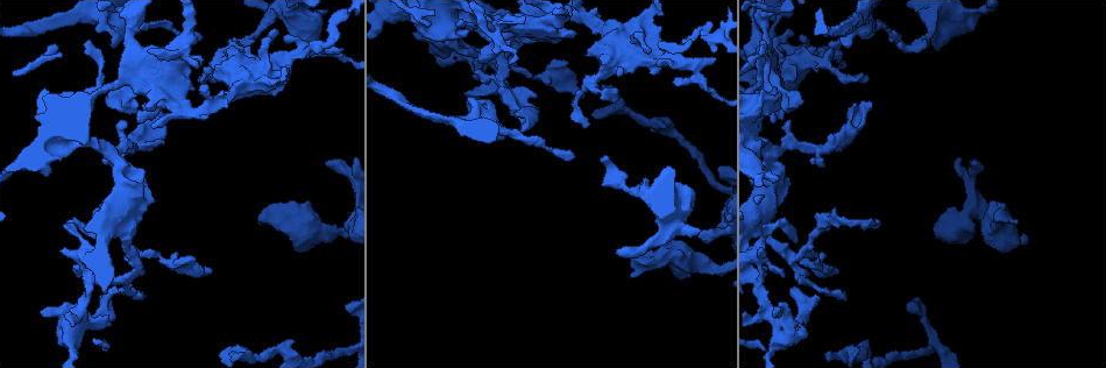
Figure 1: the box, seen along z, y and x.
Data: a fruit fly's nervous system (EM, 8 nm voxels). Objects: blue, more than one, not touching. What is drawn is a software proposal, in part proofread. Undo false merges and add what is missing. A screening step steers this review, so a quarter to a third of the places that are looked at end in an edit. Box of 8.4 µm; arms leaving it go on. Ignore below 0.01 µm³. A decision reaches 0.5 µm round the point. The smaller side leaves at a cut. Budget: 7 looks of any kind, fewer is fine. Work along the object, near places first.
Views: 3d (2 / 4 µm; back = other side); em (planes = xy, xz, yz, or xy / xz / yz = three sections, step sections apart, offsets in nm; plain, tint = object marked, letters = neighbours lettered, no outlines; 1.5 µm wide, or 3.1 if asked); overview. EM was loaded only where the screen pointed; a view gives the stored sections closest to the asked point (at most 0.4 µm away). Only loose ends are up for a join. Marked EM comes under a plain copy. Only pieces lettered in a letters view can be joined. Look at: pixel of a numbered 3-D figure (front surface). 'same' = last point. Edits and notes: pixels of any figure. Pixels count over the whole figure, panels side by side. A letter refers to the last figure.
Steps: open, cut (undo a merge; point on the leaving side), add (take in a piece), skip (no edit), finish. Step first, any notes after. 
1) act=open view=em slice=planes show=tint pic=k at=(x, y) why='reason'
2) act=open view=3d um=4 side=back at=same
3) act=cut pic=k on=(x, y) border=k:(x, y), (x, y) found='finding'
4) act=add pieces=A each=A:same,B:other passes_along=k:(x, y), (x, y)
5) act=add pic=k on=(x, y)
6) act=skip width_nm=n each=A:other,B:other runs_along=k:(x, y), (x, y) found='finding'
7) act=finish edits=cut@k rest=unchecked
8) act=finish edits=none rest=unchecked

act=open view=em slice=planes show=letters pic=1 at=(824, 60) why='branch point'

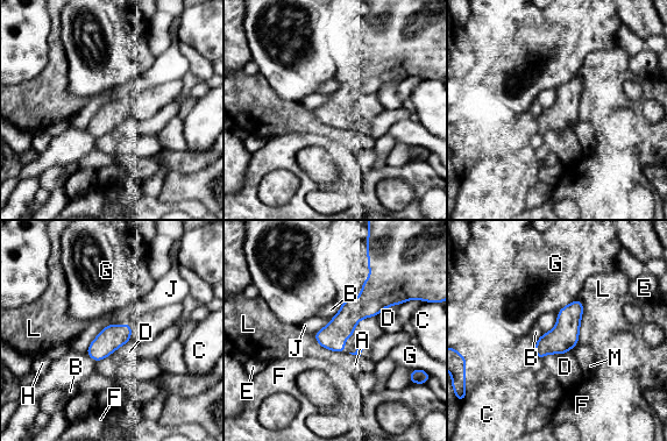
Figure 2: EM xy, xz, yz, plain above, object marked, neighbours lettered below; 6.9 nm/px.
act=skip width_nm=170 each=A:other,B:other,C:other,D:other,E:other,F:other,G:other,H:other,J:other,L:other,M:other runs_along=2:(395, 296), (376, 296), (319, 339) found='one cell here'

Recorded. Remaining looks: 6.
act=open view=3d um=4 pic=1 at=(698, 236) why='free end'

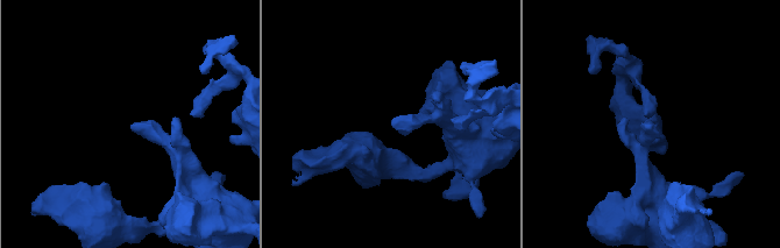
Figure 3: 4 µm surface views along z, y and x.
act=open view=em slice=planes show=tint pic=3 at=(394, 126)

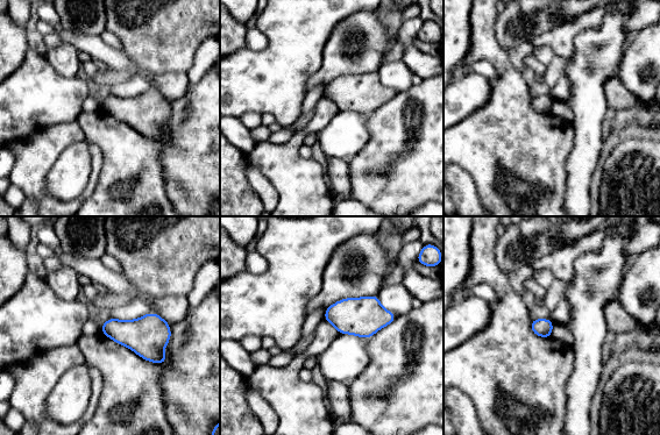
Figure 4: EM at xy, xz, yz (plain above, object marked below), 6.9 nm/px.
act=open view=em slice=planes show=letters at=same why='what lies round it'

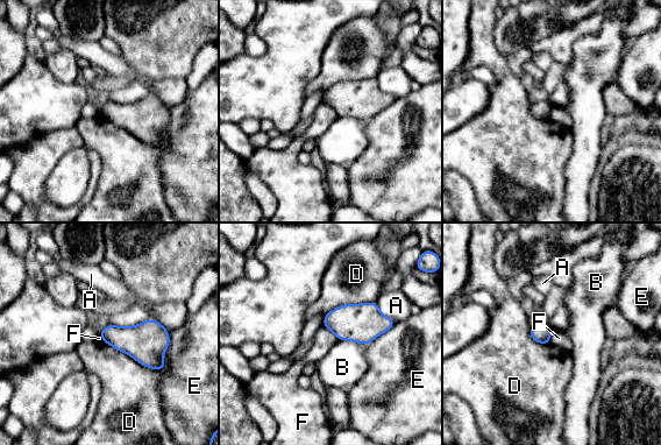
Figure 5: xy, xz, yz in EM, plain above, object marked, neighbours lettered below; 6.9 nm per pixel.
act=skip width_nm=130 each=A:other,B:other,D:other,E:other,F:other border=5:(322, 326), (327, 327), (338, 340) found='none of them fits'

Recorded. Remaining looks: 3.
act=open view=em slice=yz step=8 show=tint pic=1 at=(211, 272) why='branch stops here'

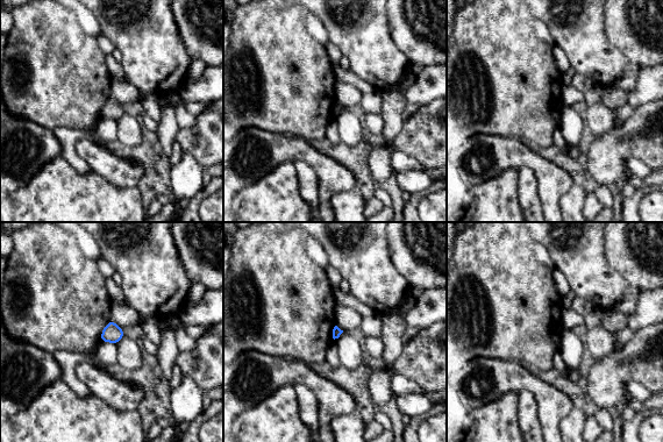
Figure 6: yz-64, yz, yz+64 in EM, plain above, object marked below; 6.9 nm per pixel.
act=open view=em slice=planes show=tint at=same

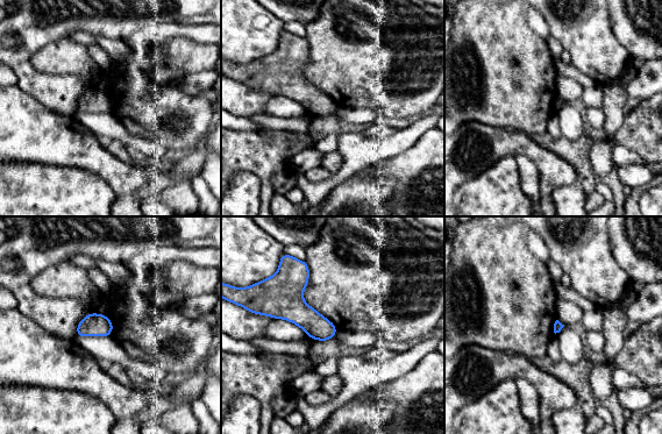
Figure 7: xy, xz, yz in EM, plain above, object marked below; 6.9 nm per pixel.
act=open view=em slice=planes show=letters at=same why='see the neighbours'

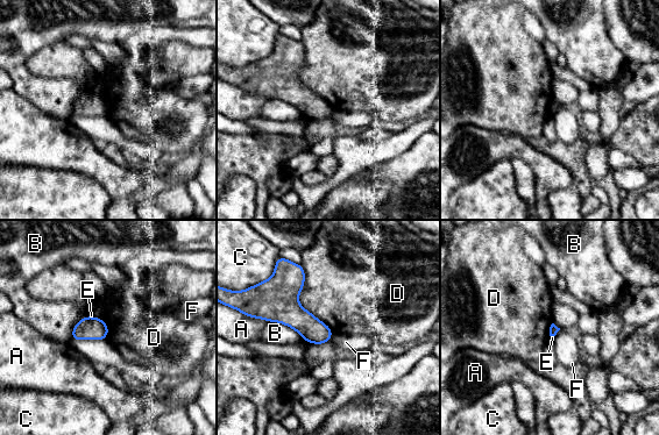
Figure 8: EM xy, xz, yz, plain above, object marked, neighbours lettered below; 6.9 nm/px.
act=skip each=A:other,B:other,C:other,D:other,E:other,F:other border=8:(105, 322), (107, 328) found='none of them fits'

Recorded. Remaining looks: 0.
act=finish edits=none rest=unchecked

